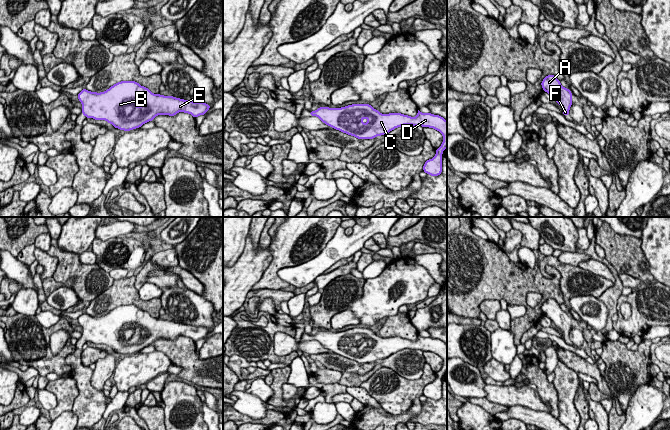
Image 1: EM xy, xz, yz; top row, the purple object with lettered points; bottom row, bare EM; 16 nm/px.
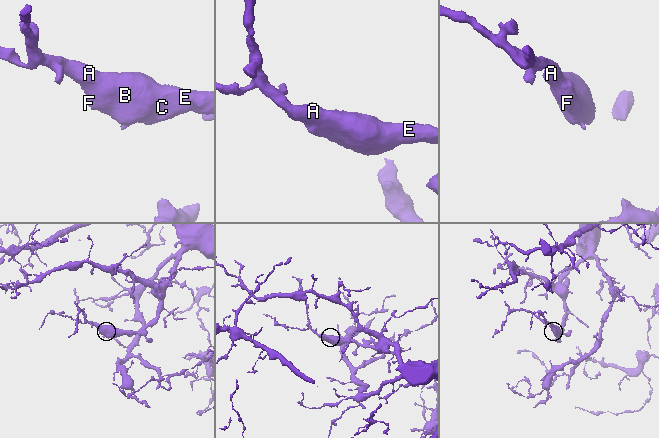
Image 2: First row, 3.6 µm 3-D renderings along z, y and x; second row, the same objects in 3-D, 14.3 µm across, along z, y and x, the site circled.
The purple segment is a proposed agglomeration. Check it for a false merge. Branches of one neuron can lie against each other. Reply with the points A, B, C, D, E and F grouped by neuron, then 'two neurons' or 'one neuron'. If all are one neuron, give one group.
A B C D E F; one neuron

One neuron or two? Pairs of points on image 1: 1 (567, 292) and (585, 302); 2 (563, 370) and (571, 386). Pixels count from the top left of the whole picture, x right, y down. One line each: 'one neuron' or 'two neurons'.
1: two neurons
2: one neuron

